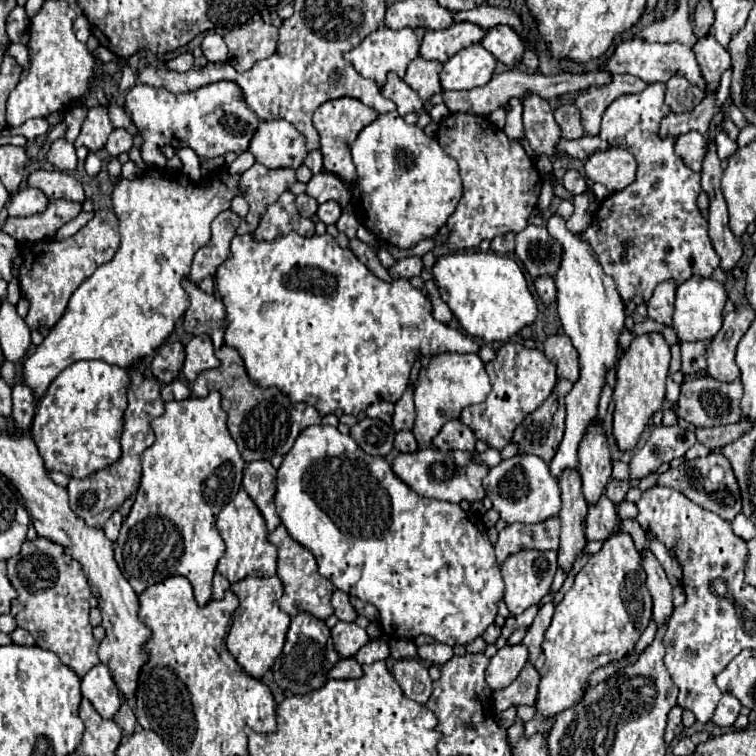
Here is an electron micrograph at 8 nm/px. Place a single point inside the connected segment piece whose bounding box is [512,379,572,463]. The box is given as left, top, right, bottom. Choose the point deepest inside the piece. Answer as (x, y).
(541, 436)

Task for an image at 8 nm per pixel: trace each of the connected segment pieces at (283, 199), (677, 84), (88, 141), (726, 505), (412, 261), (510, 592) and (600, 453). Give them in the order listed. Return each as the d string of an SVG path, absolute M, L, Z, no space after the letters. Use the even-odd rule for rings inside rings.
M284 191L278 197L278 201L266 209L254 235L258 239L266 239L266 241L272 241L274 237L278 237L282 233L290 233L290 231L298 231L304 237L312 237L314 223L308 217L302 217L298 213L294 201L296 201L296 195L290 191Z
M670 77L668 79L668 89L666 89L666 103L672 107L674 113L682 113L682 111L690 111L694 109L694 105L698 105L704 97L704 91L698 89L696 85L692 85L686 77Z
M108 103L90 107L88 109L88 115L86 115L86 119L82 123L82 131L80 131L78 139L74 141L74 145L76 147L84 145L90 151L98 151L98 149L104 147L106 137L110 135L112 129L114 127L112 127L110 117L108 117Z
M708 453L706 457L682 461L678 467L670 467L668 471L664 471L658 477L658 485L682 491L690 501L694 501L696 505L700 505L700 507L704 507L708 511L714 511L716 515L720 515L726 521L732 521L734 515L740 513L740 491L738 491L738 485L736 485L736 477L734 477L734 473L730 469L728 459L722 453ZM716 465L724 469L724 477L722 477L720 483L710 481L710 469L716 467Z
M404 257L404 259L396 261L396 263L388 269L388 273L390 273L394 279L400 279L400 277L410 279L410 277L414 277L414 275L420 275L420 271L422 271L422 259L420 259L420 257Z
M522 549L514 555L510 555L502 565L502 579L504 579L504 603L508 605L512 615L524 613L530 605L538 605L540 599L550 591L552 579L558 571L556 563L556 551L536 551L536 549Z
M592 423L586 437L582 439L582 445L578 449L580 457L580 479L582 479L582 493L588 505L596 505L598 499L604 495L604 489L608 481L612 479L612 461L610 451L606 443L606 435L602 431L600 423Z

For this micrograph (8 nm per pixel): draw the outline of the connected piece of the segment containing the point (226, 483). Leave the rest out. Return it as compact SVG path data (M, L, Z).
M210 391L204 399L188 397L184 401L168 401L164 405L164 415L150 423L156 441L142 455L140 487L116 541L116 563L136 593L142 593L142 589L166 577L184 575L194 587L196 603L206 605L206 601L210 601L212 575L224 553L224 541L216 529L216 517L222 507L236 497L246 465L226 427L226 413L220 401L220 391Z

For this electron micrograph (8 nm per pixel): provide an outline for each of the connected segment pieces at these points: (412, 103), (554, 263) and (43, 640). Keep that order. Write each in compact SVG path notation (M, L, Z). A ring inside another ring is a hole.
M388 73L388 79L382 87L382 95L386 99L392 99L396 103L396 111L404 117L406 113L420 113L424 109L422 99L418 97L418 93L414 93L396 73Z
M528 225L524 231L520 231L516 235L516 257L524 263L526 271L530 273L532 279L538 277L554 277L556 271L560 269L560 261L562 261L562 245L558 241L554 241L548 233L546 227L538 227L538 225Z
M36 537L34 541L24 541L16 557L8 561L8 579L18 591L16 603L12 601L12 617L18 627L30 631L40 649L52 651L58 659L70 667L80 679L96 667L98 661L98 641L92 637L92 627L88 623L90 611L90 585L86 573L76 559L66 555L66 549L54 549L54 541Z

